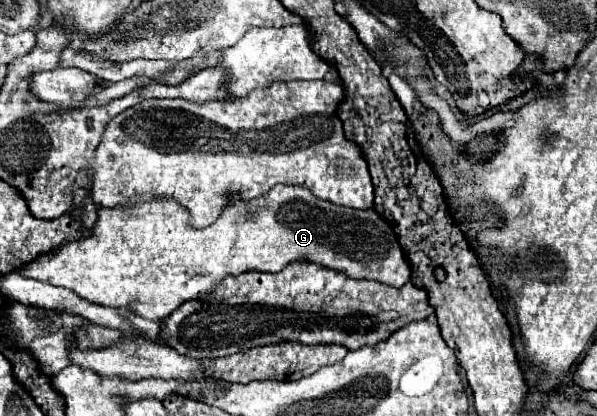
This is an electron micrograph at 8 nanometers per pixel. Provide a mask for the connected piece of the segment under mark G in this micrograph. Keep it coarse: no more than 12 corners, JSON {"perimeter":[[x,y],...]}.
{"perimeter":[[302,186],[96,210],[16,272],[168,318],[226,276],[314,262],[404,286],[376,210]]}

